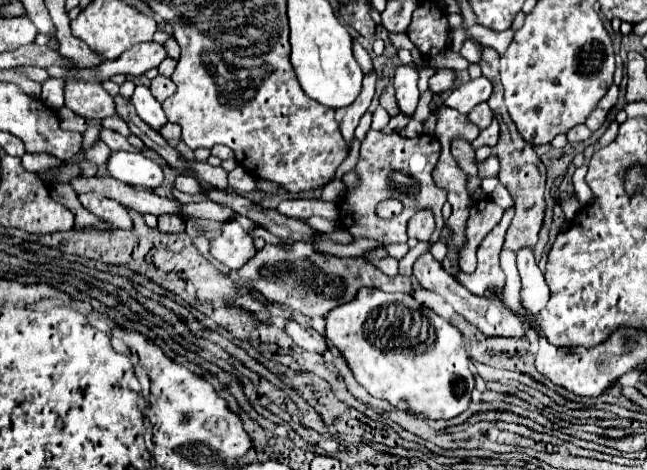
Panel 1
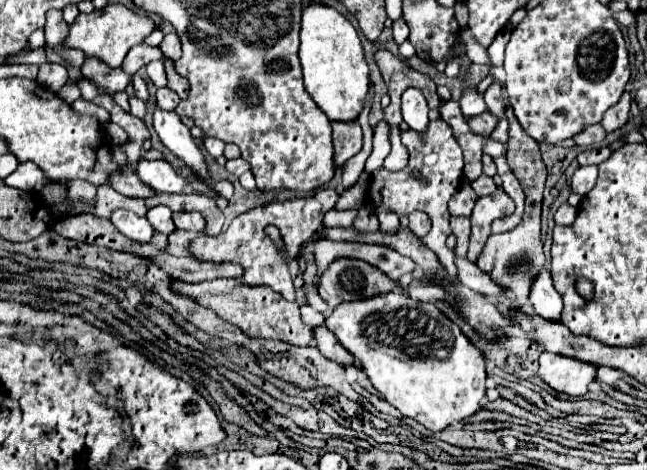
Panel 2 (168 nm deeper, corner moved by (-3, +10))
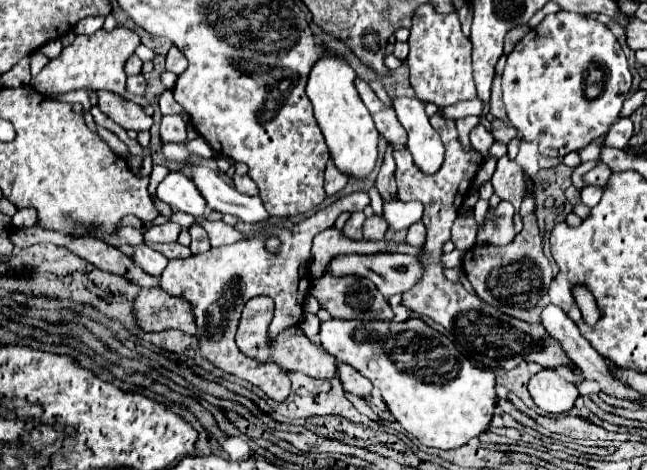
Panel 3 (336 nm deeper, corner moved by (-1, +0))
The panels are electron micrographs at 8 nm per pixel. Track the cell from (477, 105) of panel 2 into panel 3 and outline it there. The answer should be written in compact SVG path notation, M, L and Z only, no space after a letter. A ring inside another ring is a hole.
M477 125L471 131L471 145L483 155L483 161L487 161L489 159L489 149L493 145L493 137L491 137L491 133L483 125Z

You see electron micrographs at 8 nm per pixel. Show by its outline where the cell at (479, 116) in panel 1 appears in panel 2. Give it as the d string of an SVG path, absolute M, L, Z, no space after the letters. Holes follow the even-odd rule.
M495 81L485 91L485 103L487 103L487 109L495 117L503 117L503 113L505 113L505 95L503 95L503 89L501 89L501 83L499 81Z

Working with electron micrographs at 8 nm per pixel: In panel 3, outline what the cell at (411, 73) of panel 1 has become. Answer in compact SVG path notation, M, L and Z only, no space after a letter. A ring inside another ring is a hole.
M397 97L391 103L401 125L409 135L407 149L411 151L415 165L425 175L437 173L445 159L445 149L443 149L441 137L431 127L429 117L425 115L425 103L409 97Z

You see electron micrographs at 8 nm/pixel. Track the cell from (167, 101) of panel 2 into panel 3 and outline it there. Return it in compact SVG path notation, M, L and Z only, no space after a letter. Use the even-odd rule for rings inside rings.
M167 115L161 119L161 139L163 143L185 143L187 141L187 125L177 115Z

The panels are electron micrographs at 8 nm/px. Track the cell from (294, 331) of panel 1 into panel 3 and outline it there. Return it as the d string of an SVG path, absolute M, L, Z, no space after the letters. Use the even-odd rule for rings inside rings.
M339 363L339 365L341 365L339 367L339 379L343 383L343 389L351 395L357 395L357 397L369 397L373 391L373 385L363 375L359 375L353 367L343 365L343 363Z

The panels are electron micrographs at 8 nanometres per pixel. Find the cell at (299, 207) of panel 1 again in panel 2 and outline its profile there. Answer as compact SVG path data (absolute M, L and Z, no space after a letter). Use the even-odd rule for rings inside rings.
M321 189L315 195L307 195L307 197L295 197L295 199L287 199L287 201L273 201L267 205L259 205L253 207L241 215L237 215L229 227L225 231L221 231L219 235L211 237L211 235L201 235L191 243L191 255L197 257L199 261L233 261L233 263L241 263L245 267L245 273L241 277L243 283L247 285L269 285L273 291L281 293L287 301L295 301L295 287L289 275L289 269L283 263L283 257L277 255L277 249L273 245L273 241L265 235L265 227L267 225L275 225L279 227L287 253L289 257L297 257L299 255L299 245L303 241L307 241L321 225L323 225L323 215L335 207L337 203L337 191L335 189Z

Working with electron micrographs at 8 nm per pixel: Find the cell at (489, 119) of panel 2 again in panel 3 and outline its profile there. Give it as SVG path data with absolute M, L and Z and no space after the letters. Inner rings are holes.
M494 118L491 121L491 125L491 134L495 137L495 141L503 141L503 143L507 143L507 141L511 141L511 139L517 137L517 129L515 129L511 123L505 123Z

